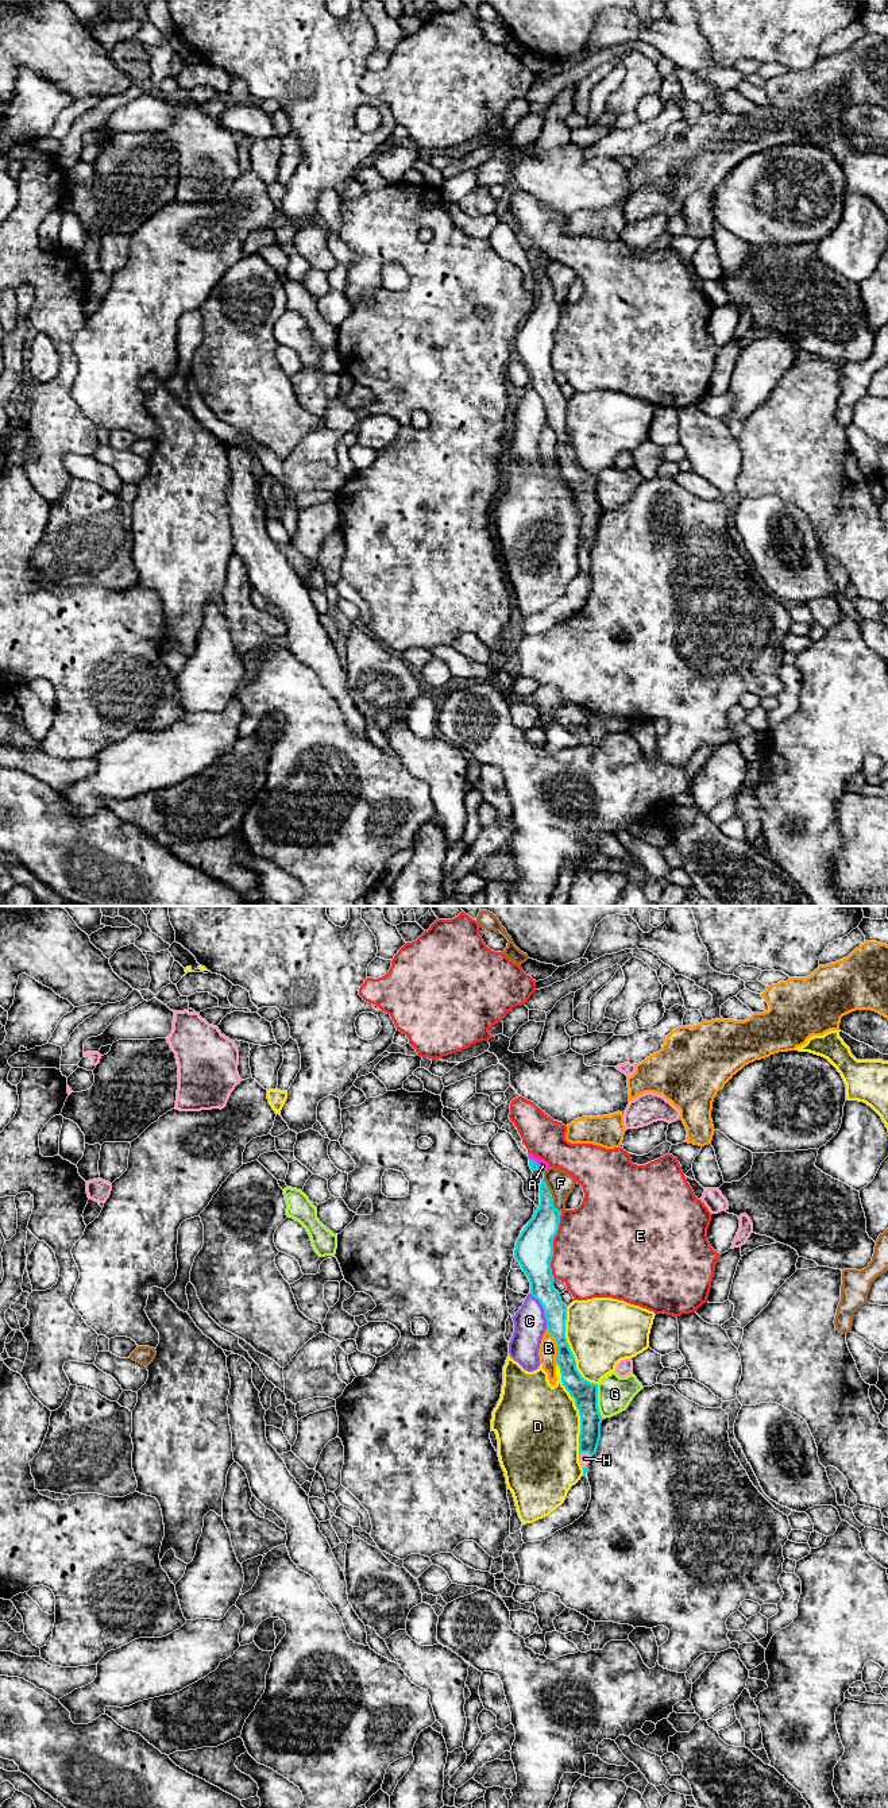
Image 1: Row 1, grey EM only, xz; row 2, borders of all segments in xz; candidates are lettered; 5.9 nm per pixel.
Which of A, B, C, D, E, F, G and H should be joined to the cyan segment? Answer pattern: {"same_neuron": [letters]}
{"same_neuron": []}

